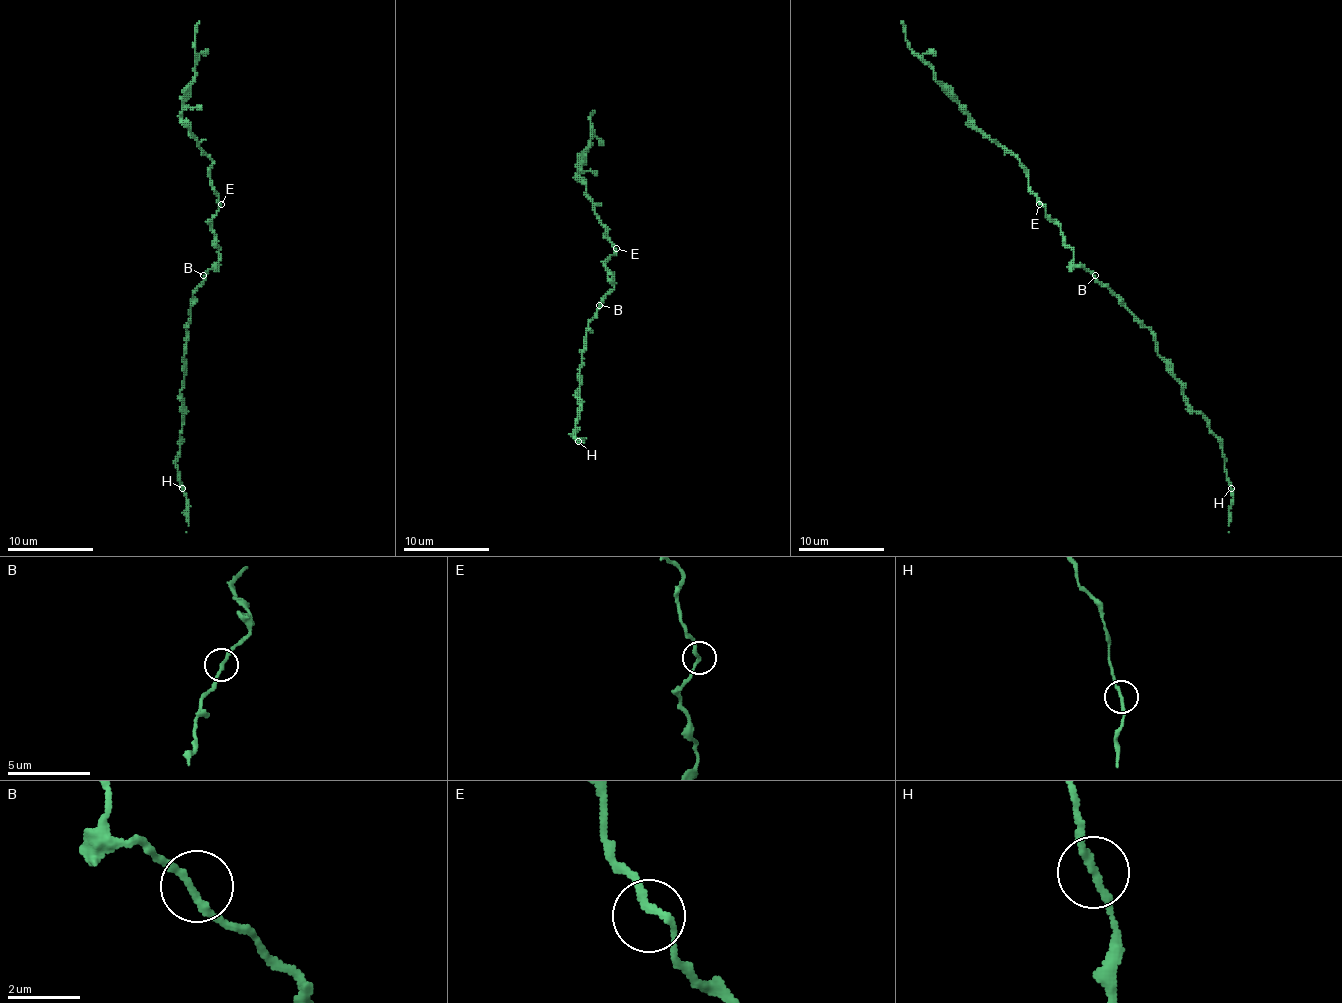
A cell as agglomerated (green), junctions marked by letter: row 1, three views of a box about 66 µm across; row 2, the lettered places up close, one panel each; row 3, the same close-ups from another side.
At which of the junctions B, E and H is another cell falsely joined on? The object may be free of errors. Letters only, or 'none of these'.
none of these

